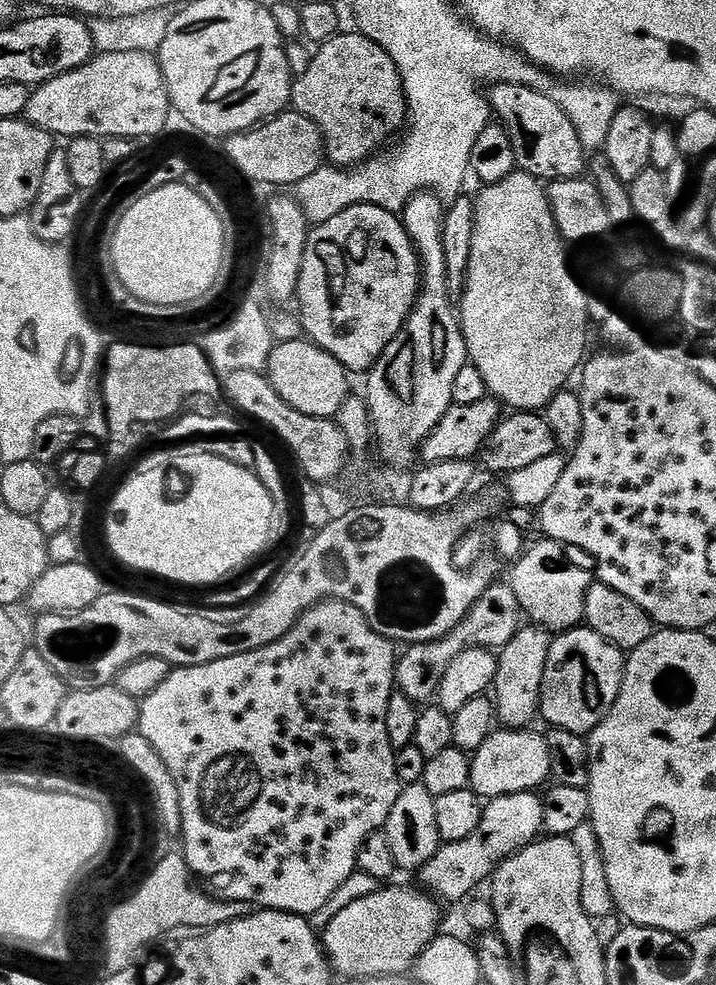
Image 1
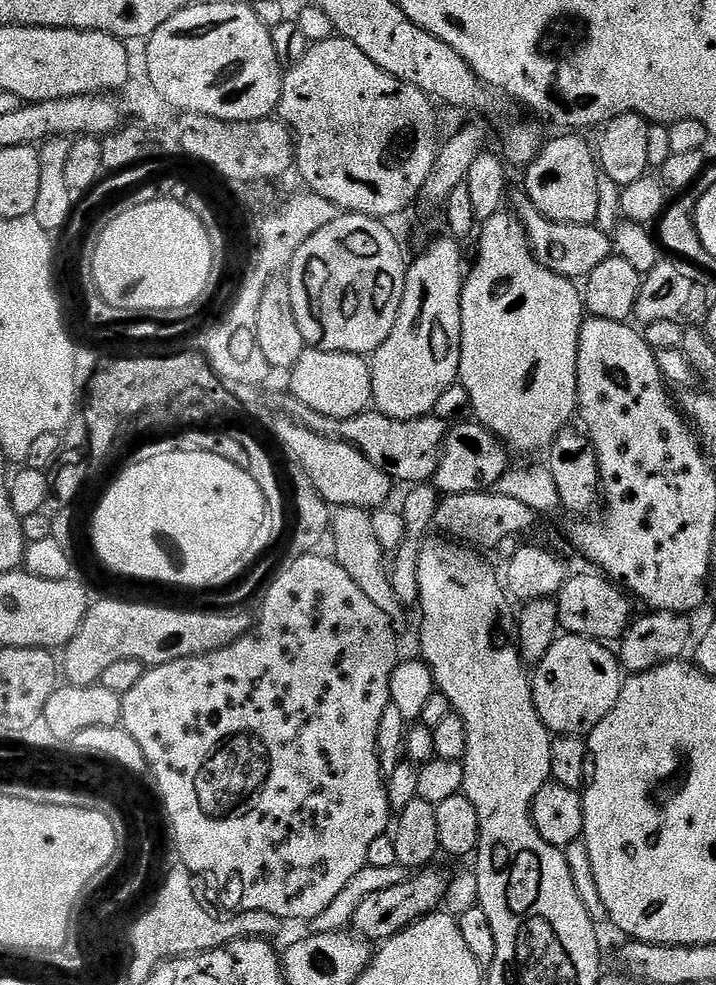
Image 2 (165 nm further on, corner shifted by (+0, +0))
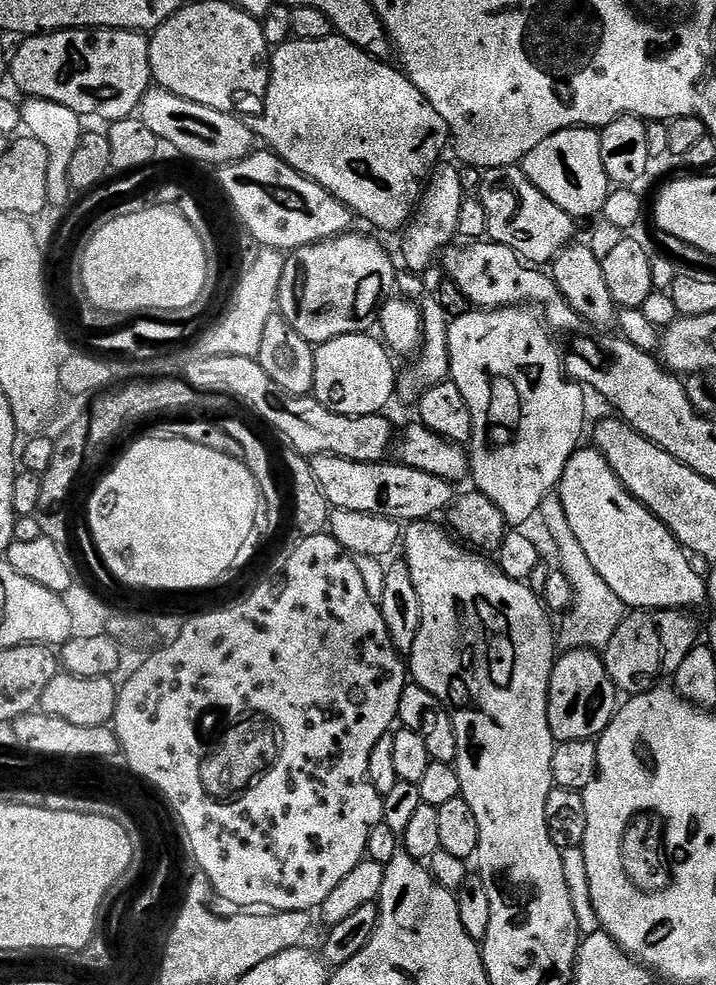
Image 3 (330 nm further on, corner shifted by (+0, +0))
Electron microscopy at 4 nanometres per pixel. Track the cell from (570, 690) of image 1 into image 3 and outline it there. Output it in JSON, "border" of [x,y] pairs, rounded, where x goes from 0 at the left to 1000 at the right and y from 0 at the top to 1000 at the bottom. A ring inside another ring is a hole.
{"border":[[[802,658],[778,665],[765,697],[765,732],[778,753],[832,751],[863,718],[863,699],[844,675],[842,665],[825,658]]]}

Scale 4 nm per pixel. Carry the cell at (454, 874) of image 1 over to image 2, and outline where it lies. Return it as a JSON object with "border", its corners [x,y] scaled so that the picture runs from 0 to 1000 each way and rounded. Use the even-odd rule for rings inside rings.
{"border":[[[587,883],[571,888],[566,897],[545,899],[545,904],[528,904],[528,908],[517,908],[506,920],[500,920],[500,928],[494,928],[490,941],[496,949],[515,956],[535,956],[546,950],[554,950],[563,942],[571,942],[580,934],[599,930],[622,917],[627,894],[615,885]]]}

